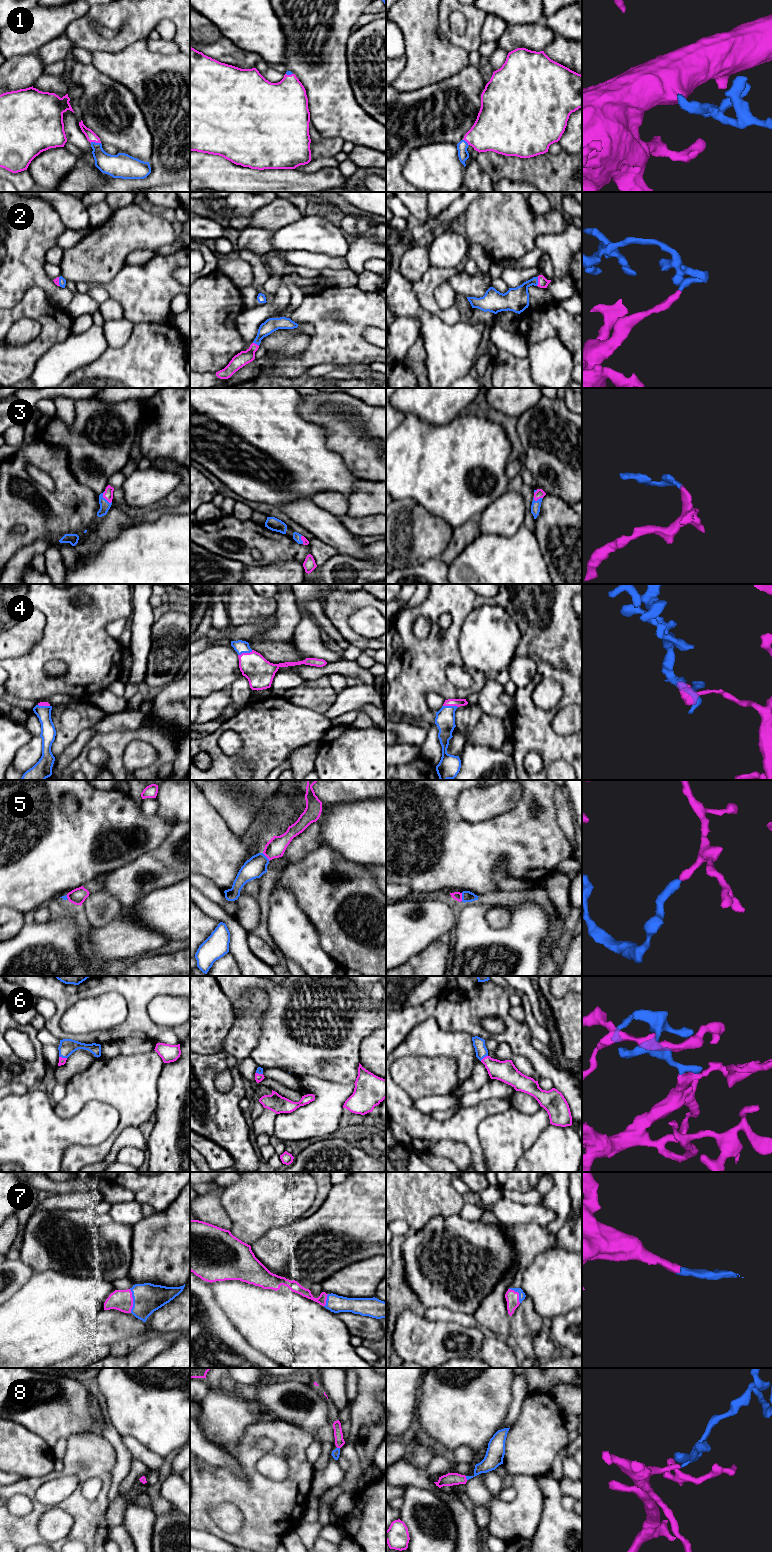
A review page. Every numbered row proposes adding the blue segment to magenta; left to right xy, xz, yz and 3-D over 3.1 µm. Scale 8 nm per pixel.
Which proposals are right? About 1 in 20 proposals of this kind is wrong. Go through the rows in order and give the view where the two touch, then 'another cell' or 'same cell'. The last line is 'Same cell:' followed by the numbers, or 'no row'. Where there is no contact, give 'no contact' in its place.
1: xy | same cell
2: yz | same cell
3: xy | same cell
4: xz | same cell
5: xz | same cell
6: yz | same cell
7: xy | same cell
8: yz | same cell
Same cell: 1, 2, 3, 4, 5, 6, 7, 8

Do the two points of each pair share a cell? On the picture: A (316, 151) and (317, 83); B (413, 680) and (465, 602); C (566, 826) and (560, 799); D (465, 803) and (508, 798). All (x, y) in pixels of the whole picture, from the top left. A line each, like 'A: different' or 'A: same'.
A: different
B: same
C: same
D: same

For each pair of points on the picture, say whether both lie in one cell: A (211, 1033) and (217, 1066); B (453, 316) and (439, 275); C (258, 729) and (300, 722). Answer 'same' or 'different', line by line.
A: different
B: same
C: same

